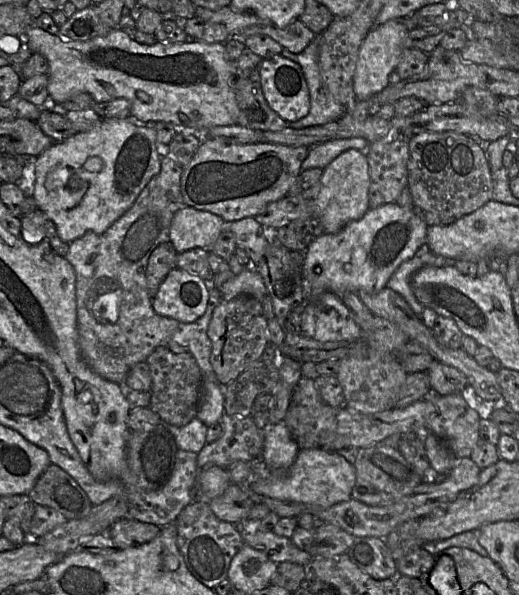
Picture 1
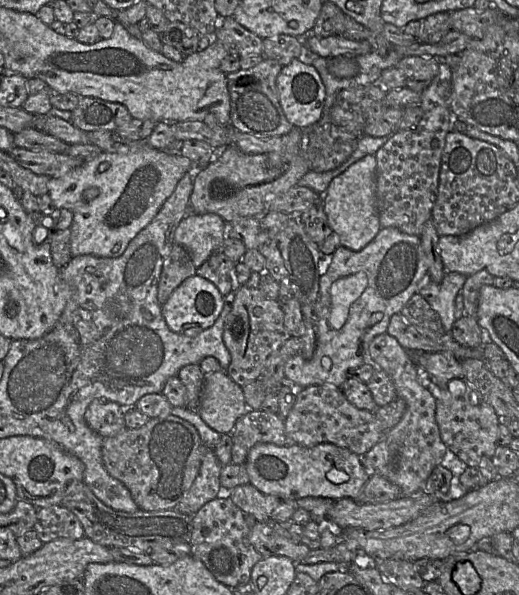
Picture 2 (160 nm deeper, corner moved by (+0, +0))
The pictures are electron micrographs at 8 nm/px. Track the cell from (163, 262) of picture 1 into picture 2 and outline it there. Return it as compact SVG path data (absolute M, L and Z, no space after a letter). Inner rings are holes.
M175 243L163 264L158 283L157 298L159 303L161 305L165 303L184 280L196 274L196 270L190 253Z

